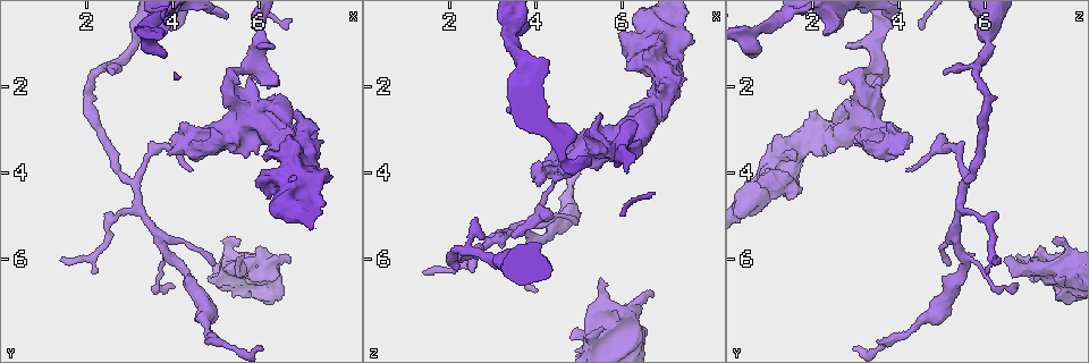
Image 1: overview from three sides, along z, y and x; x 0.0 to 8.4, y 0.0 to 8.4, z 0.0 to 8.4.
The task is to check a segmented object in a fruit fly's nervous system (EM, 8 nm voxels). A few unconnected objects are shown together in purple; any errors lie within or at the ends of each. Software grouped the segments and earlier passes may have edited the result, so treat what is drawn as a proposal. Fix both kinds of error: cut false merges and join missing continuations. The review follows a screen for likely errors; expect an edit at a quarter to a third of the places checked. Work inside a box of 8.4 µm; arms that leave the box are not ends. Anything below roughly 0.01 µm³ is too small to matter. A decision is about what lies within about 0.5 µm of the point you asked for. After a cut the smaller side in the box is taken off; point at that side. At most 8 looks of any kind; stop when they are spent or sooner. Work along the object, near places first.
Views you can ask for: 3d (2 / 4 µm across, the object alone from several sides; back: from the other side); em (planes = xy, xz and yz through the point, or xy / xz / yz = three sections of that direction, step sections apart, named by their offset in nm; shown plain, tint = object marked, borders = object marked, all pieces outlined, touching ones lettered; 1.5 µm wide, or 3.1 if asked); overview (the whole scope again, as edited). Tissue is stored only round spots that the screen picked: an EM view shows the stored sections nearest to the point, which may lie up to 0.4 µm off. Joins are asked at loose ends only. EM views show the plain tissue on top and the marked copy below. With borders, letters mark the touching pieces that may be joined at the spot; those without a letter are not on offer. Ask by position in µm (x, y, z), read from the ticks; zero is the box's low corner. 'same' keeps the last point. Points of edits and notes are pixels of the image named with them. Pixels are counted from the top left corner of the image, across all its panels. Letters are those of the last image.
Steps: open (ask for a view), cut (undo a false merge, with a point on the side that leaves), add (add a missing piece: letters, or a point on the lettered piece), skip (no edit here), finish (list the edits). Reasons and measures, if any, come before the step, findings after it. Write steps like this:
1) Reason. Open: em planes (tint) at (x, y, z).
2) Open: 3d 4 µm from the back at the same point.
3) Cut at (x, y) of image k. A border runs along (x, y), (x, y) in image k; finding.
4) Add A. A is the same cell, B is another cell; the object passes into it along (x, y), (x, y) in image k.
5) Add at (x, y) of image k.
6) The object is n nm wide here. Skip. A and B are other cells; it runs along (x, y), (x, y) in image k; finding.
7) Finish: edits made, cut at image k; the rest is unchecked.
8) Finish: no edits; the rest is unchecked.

Sudden change in width. Open: em planes (borders) at (6.60, 4.25, 0.85).

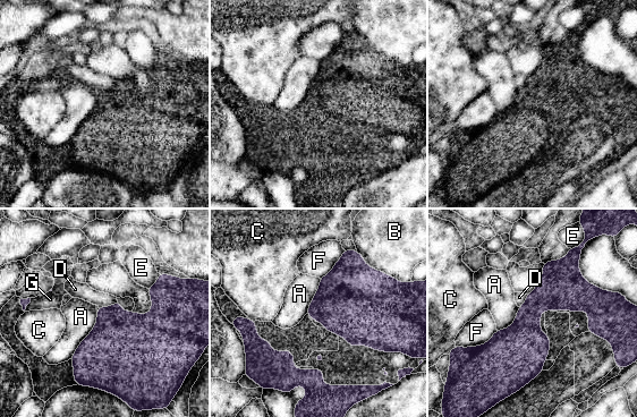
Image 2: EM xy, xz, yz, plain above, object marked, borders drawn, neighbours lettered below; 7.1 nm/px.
The object is 220 nm wide here. Skip. A, B, C, D, E, F and G are other cells; a border runs along (117, 300), (110, 306), (99, 307) in image 2; continuous, no second neuron.

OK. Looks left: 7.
A narrow waist. Open: em planes (borders) at (3.50, 0.80, 0.65).

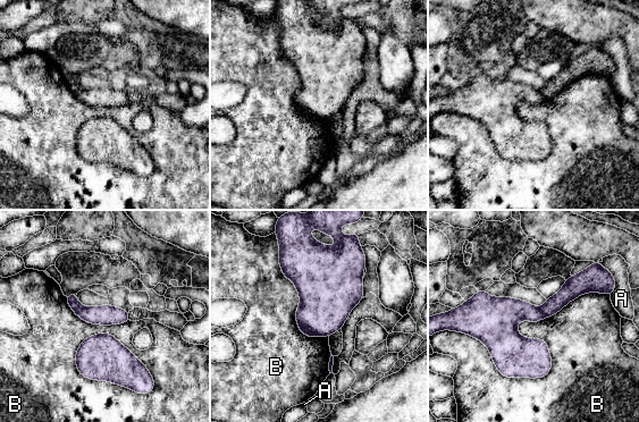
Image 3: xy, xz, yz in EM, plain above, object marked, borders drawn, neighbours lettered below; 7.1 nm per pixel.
Cut at (326, 298) of image 3. A and B are other cells; a border runs along (300, 323), (318, 335) in image 3; a second neuron is stuck on.

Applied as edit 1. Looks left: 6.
Finish: edits made, cut at image 3; the rest is unchecked.

